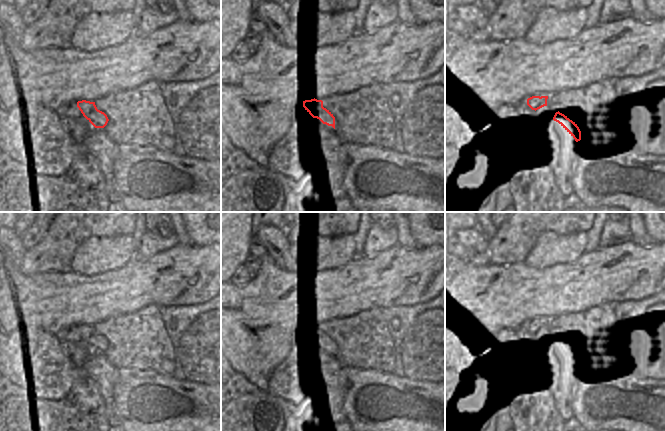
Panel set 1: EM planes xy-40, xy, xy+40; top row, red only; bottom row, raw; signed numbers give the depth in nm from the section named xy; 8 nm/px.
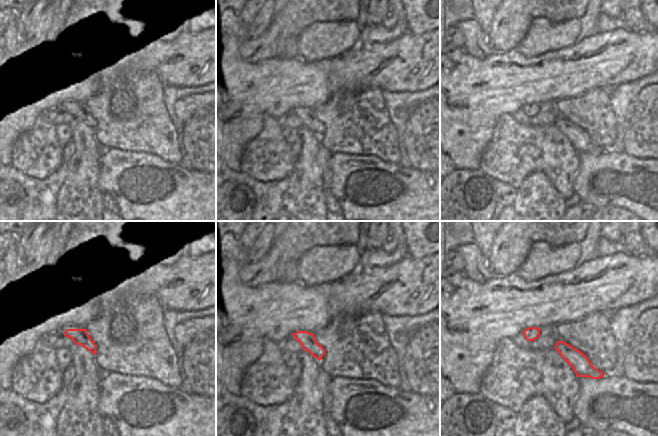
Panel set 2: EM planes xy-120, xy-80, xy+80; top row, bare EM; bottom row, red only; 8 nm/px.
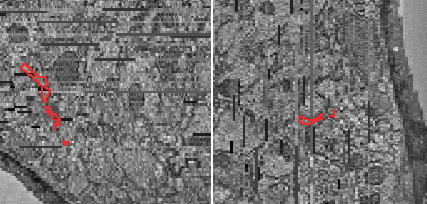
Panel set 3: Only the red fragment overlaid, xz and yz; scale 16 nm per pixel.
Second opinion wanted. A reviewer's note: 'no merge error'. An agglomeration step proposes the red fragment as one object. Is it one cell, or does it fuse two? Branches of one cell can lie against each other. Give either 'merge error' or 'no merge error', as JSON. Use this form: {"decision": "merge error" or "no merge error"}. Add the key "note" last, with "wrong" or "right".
{"decision": "merge error", "note": "wrong"}

